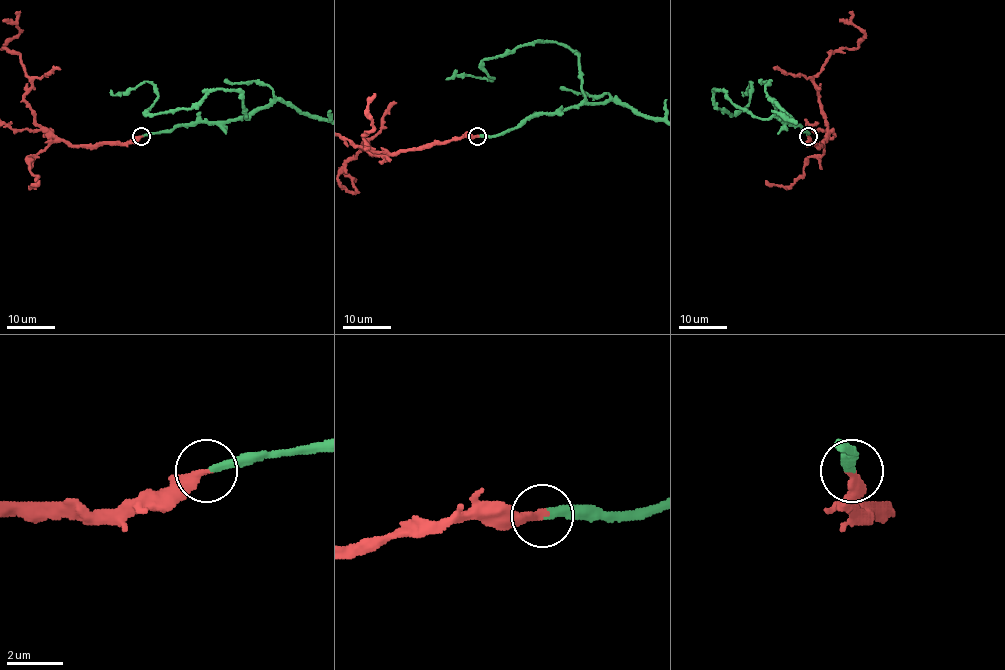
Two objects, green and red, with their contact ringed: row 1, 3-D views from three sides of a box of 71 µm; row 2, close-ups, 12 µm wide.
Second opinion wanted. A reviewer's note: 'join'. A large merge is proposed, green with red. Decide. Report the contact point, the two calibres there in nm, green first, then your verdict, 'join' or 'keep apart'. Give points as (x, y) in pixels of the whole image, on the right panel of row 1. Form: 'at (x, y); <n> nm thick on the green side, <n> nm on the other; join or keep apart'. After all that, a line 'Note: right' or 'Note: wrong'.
at (808, 136); 280 nm thick on the green side, 340 nm on the other; join
Note: right

